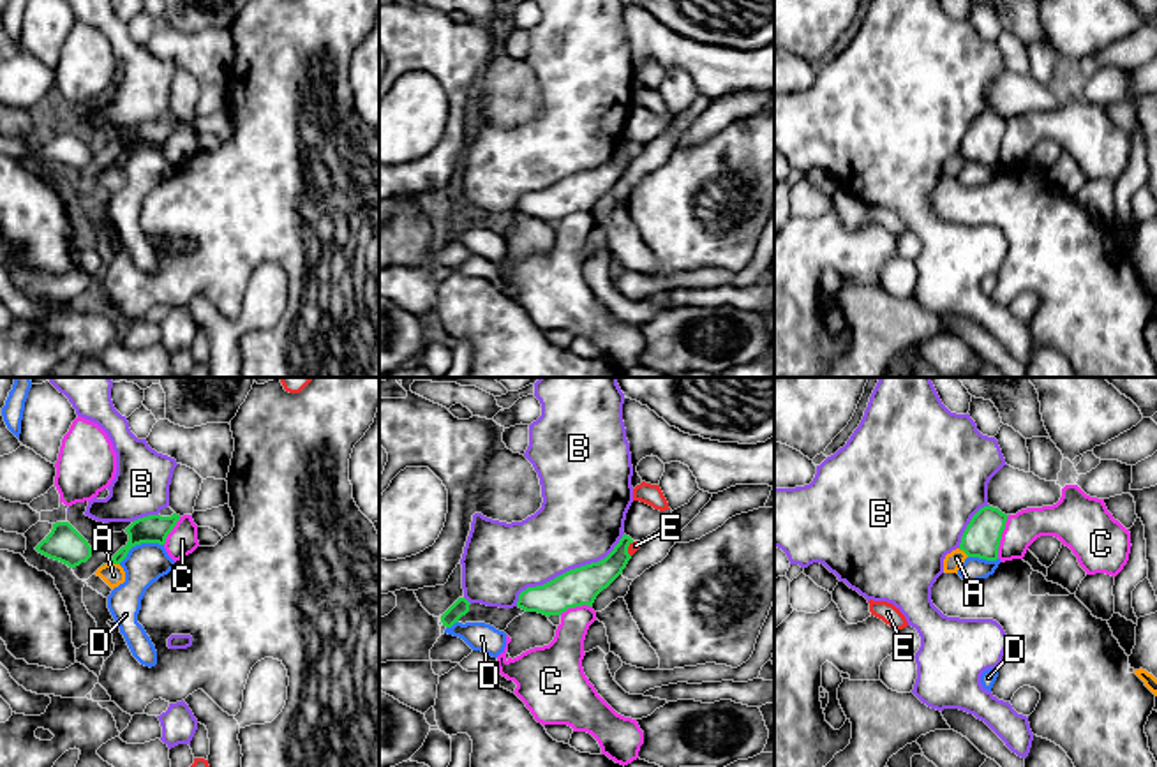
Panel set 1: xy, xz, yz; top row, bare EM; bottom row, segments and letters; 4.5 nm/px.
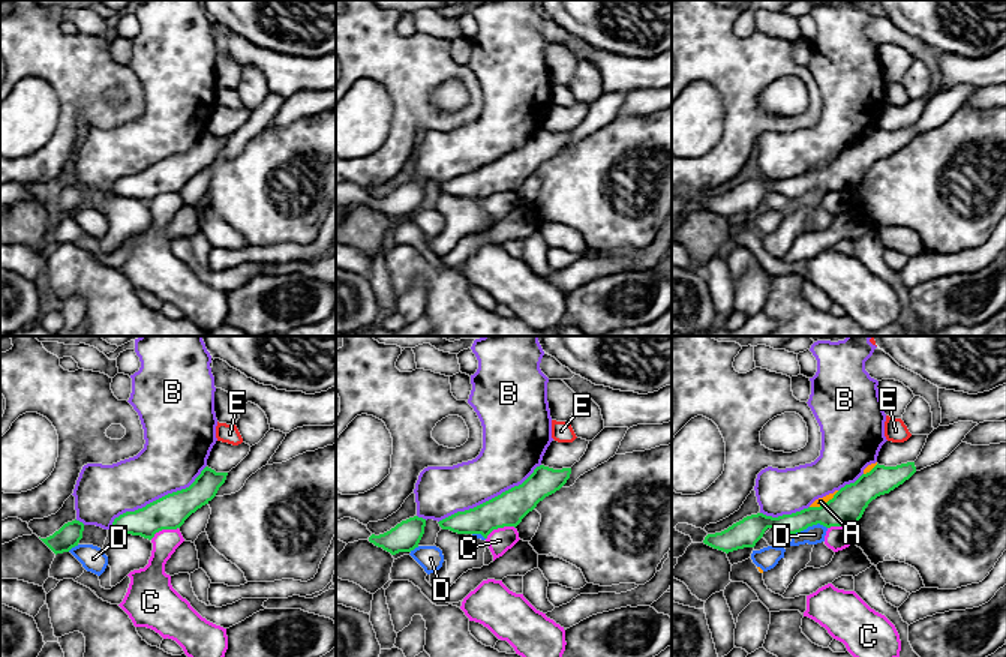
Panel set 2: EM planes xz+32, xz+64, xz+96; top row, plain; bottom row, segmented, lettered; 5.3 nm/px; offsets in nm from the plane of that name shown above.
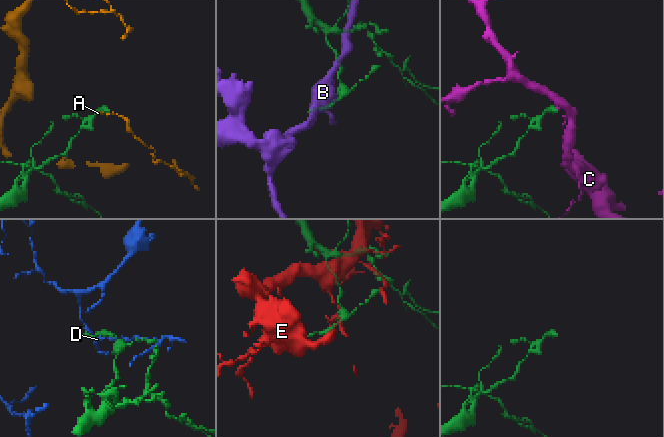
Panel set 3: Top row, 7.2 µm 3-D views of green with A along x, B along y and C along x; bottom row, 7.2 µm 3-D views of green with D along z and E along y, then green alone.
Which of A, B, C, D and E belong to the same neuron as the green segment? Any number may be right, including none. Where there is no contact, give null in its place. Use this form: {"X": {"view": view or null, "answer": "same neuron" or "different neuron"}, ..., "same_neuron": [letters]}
{"A": {"view": "xy", "answer": "different neuron"}, "B": {"view": "xz", "answer": "different neuron"}, "C": {"view": "yz", "answer": "different neuron"}, "D": {"view": "xy", "answer": "different neuron"}, "E": {"view": "xz", "answer": "different neuron"}, "same_neuron": []}

